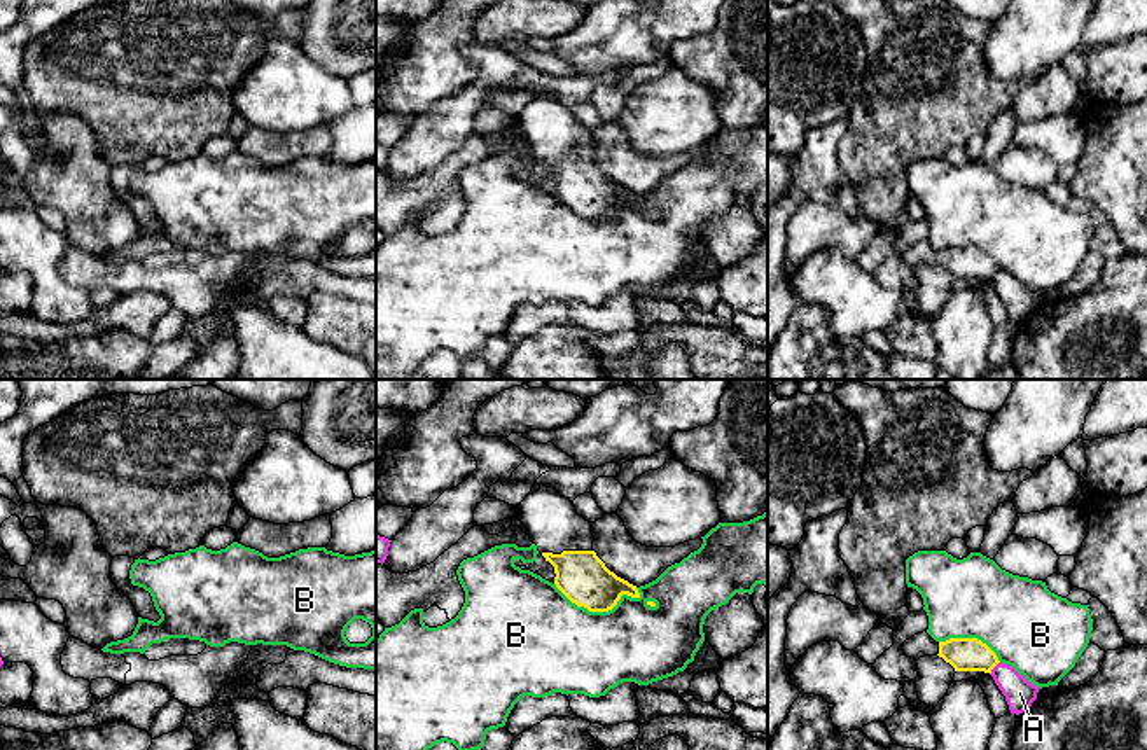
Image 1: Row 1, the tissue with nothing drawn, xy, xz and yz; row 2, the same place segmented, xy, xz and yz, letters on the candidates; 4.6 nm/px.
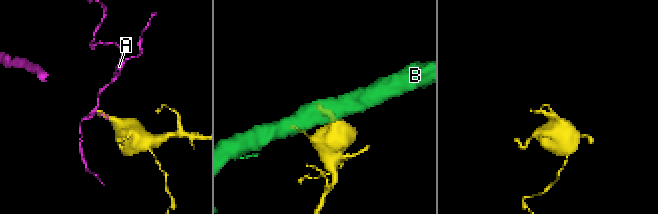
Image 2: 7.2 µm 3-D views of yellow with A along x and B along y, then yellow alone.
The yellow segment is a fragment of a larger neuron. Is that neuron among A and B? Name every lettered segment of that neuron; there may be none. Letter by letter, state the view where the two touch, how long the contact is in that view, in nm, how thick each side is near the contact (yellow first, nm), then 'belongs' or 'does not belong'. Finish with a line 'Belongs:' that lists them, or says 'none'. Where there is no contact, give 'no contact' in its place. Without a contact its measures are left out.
A: yz | 80 nm | 160/140 nm | does not belong
B: xz | 400 nm | 240/420 nm | does not belong
Belongs: none

